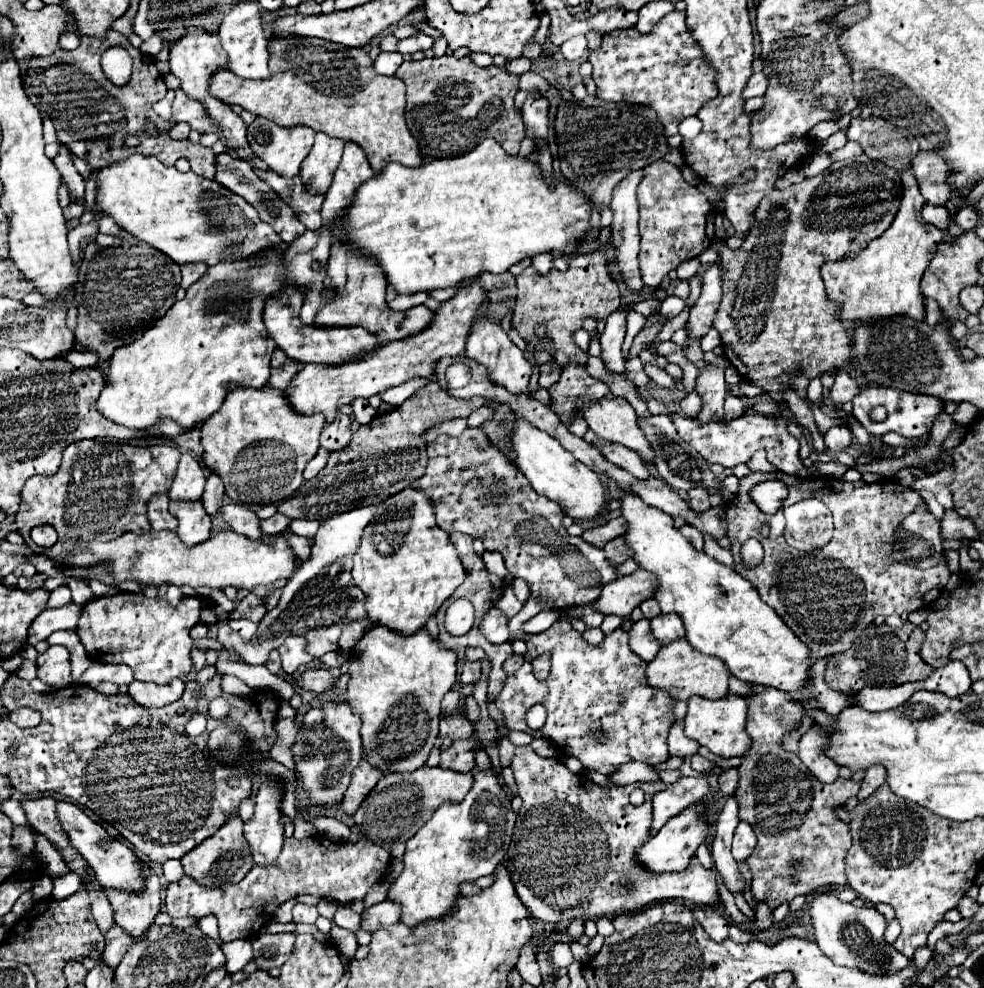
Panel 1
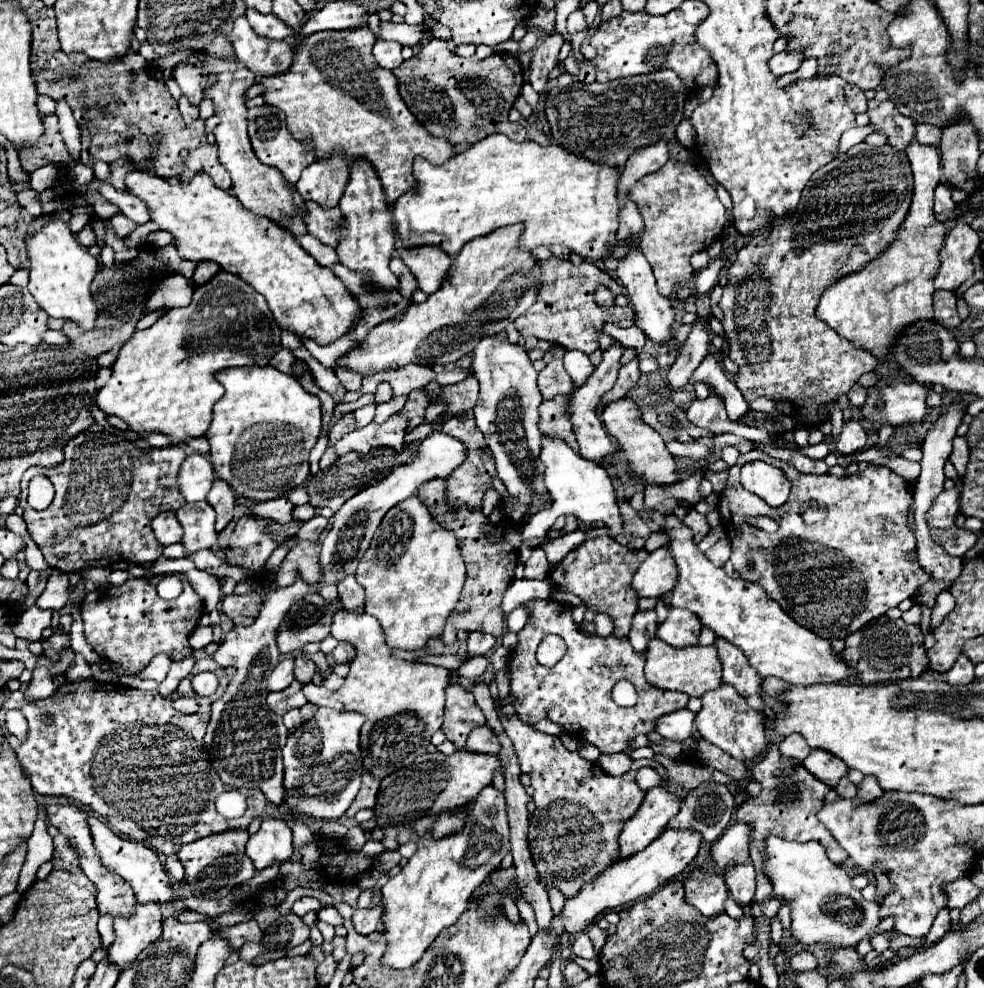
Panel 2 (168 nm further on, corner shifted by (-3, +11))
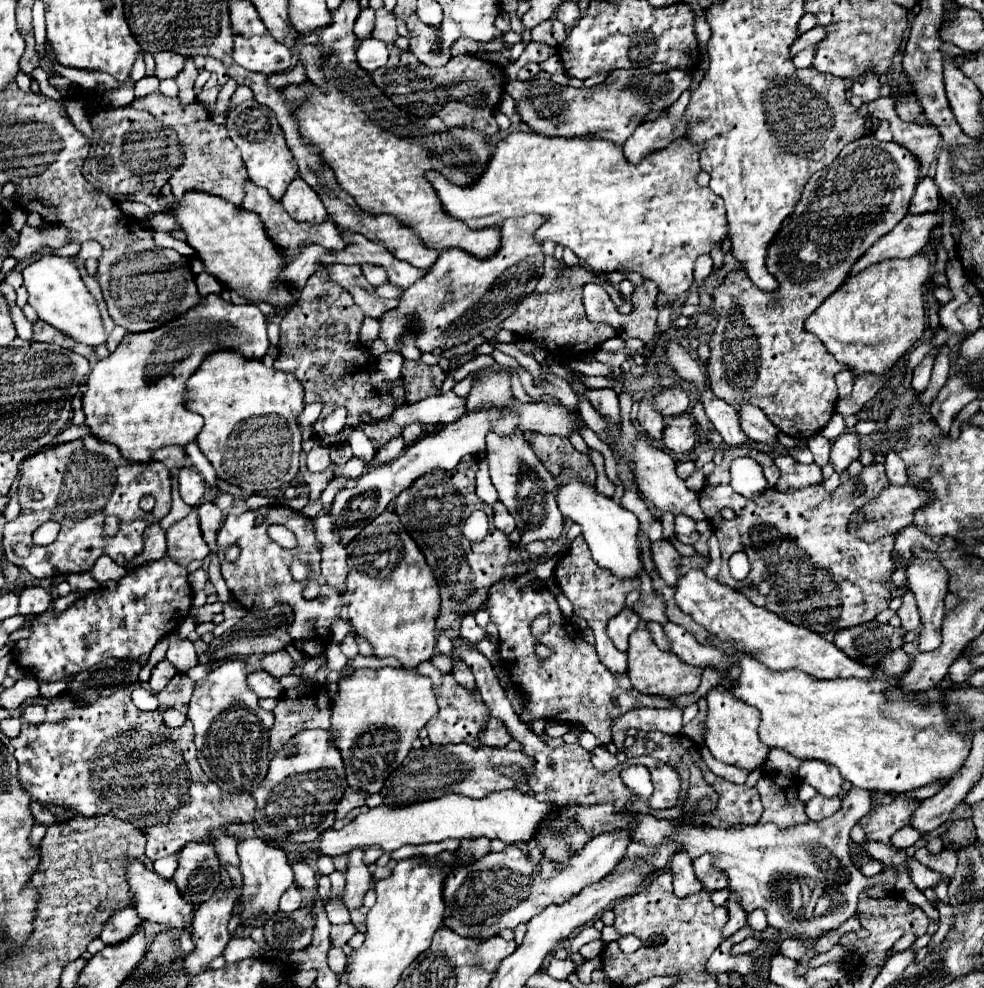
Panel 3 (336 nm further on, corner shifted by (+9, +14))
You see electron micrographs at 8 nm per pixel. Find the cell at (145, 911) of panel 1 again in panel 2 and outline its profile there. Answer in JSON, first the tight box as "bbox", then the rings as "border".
{"bbox":[108,903,162,969],"border":[[[138,903],[132,915],[114,917],[116,939],[108,947],[108,957],[120,969],[128,967],[148,943],[162,935],[162,915],[158,903]]]}

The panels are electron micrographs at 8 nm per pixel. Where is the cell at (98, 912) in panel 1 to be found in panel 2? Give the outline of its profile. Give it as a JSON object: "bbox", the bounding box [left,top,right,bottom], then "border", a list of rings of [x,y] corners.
{"bbox":[98,915,114,947],"border":[[[100,915],[98,919],[98,931],[102,937],[102,947],[110,947],[114,941],[114,929],[112,929],[112,915]]]}

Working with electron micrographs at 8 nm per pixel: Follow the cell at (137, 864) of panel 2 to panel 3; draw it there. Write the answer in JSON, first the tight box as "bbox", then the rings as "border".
{"bbox":[128,860,194,934],"border":[[[138,860],[130,862],[128,864],[128,884],[130,884],[130,890],[134,894],[134,908],[138,912],[138,916],[142,920],[148,920],[148,922],[158,922],[158,924],[164,924],[168,928],[174,928],[174,930],[188,930],[192,934],[192,912],[194,912],[194,906],[188,904],[176,884],[172,880],[164,880],[160,878],[156,872],[150,872],[144,864],[140,864]]]}

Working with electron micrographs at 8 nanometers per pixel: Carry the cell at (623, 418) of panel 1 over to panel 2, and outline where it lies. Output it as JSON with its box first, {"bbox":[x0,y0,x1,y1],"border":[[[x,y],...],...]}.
{"bbox":[602,397,680,485],"border":[[[622,397],[618,401],[608,403],[602,411],[602,421],[608,433],[616,439],[618,447],[624,451],[630,475],[640,479],[642,485],[670,485],[680,479],[680,475],[676,473],[676,461],[668,453],[664,439],[656,429],[652,429],[648,423],[642,421],[640,407],[636,405],[636,401],[632,401],[630,397]]]}

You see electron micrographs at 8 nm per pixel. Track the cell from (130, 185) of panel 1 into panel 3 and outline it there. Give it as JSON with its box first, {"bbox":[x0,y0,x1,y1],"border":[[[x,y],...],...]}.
{"bbox":[170,192,298,308],"border":[[[186,192],[184,198],[170,208],[170,214],[176,216],[182,230],[188,234],[186,242],[204,262],[206,272],[216,276],[222,284],[228,284],[232,292],[272,306],[288,308],[296,302],[298,292],[276,282],[280,270],[284,268],[284,256],[266,236],[264,226],[254,212],[236,210],[230,202],[206,192]]]}

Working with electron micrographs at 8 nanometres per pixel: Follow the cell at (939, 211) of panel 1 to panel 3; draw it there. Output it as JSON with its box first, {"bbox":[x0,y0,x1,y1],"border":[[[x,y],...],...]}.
{"bbox":[908,176,940,214],"border":[[[924,176],[914,192],[914,198],[910,202],[908,212],[910,214],[926,214],[926,212],[936,212],[940,206],[940,192],[930,176]]]}

